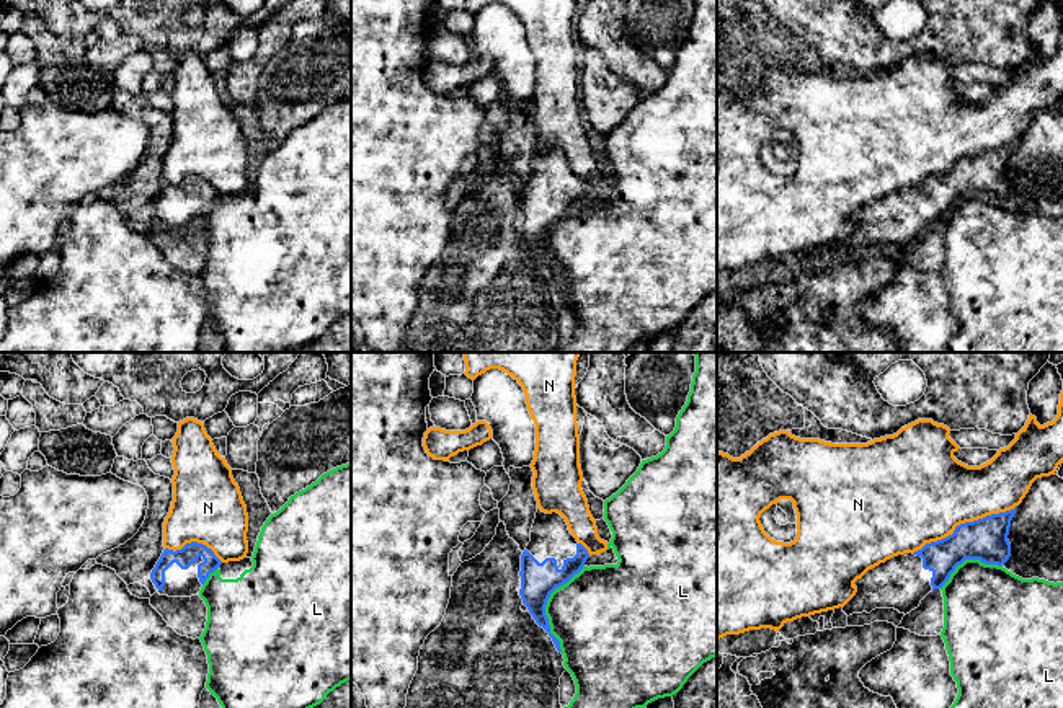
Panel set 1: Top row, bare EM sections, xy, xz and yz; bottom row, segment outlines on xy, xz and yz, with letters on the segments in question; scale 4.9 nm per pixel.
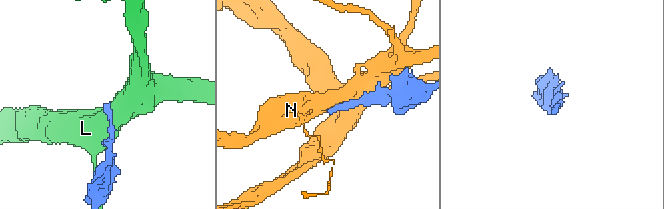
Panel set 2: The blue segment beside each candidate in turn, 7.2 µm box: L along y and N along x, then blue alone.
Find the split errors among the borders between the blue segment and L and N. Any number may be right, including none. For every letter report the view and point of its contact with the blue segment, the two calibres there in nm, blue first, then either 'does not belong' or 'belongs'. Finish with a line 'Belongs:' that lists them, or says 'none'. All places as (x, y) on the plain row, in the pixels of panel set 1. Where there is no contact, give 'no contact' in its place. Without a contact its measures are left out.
L: meets blue in xz at (546, 238); 180 nm thick on the blue side, 440 nm on the other; does not belong
N: meets blue in yz at (962, 159); 200 nm thick on the blue side, 460 nm on the other; does not belong
Belongs: none

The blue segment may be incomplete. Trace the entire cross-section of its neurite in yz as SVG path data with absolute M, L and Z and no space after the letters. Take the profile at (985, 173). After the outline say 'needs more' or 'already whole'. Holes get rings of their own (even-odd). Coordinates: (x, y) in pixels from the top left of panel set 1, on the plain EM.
M1016 142L960 158L942 175L880 197L854 217L857 227L843 246L849 251L895 243L906 250L918 243L929 227L941 223L965 194L1003 201L1011 191L1007 170L1014 148Z | needs more

